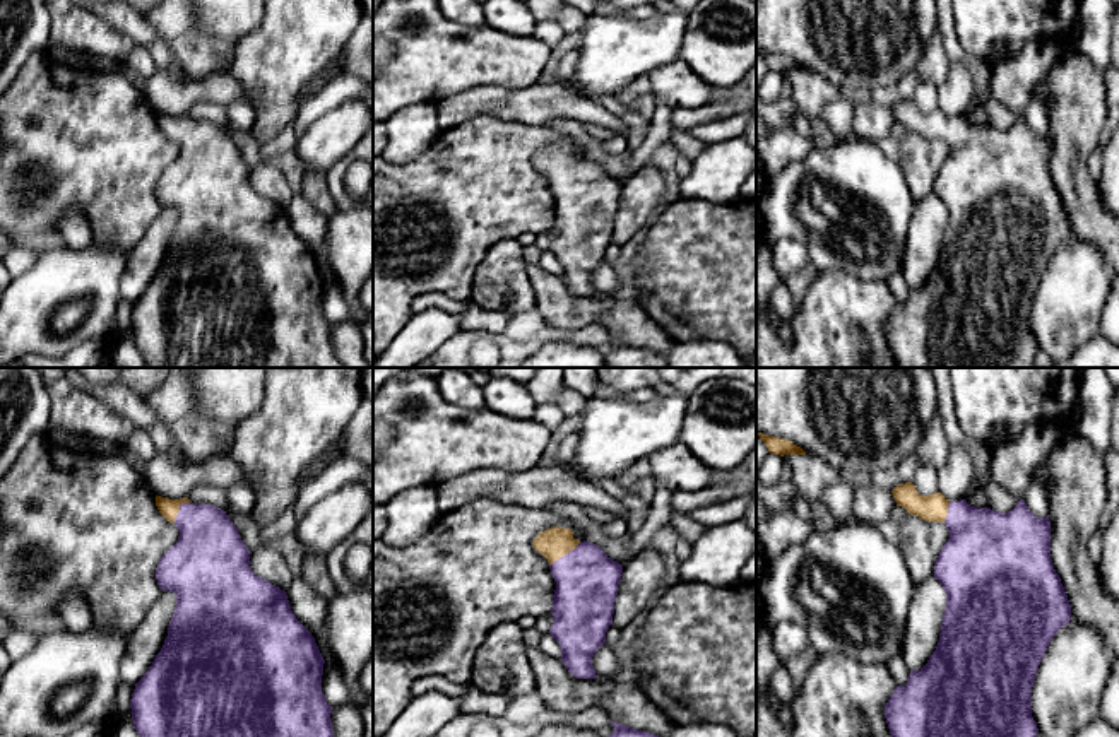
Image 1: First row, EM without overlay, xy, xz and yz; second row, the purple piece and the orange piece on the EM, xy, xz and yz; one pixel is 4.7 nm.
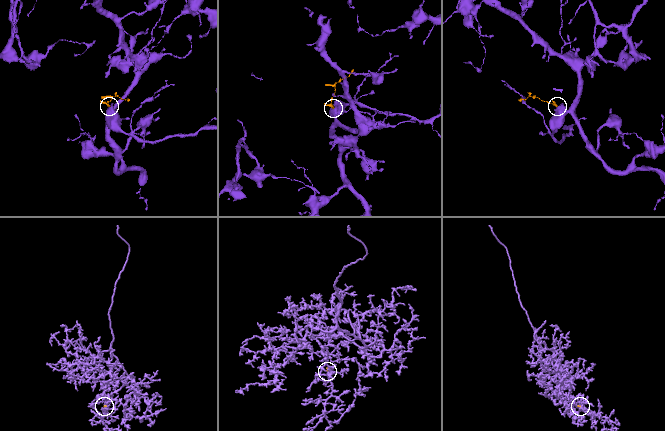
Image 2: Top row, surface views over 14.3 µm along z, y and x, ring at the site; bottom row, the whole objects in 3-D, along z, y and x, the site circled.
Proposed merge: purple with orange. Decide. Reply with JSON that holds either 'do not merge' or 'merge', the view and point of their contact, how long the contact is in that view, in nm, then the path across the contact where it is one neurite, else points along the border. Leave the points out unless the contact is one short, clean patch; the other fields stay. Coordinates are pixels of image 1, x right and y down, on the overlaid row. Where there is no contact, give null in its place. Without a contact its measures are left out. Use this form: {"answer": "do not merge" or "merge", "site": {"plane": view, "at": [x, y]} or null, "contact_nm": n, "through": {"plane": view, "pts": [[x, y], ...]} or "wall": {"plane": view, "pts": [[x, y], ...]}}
{"answer": "merge", "site": {"plane": "xz", "at": [565, 554]}, "contact_nm": 190, "through": {"plane": "xz", "pts": [[587, 580], [565, 554], [555, 542]]}}

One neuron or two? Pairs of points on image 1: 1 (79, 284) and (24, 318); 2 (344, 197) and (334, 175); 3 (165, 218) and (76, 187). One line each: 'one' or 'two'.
1: one
2: one
3: two

